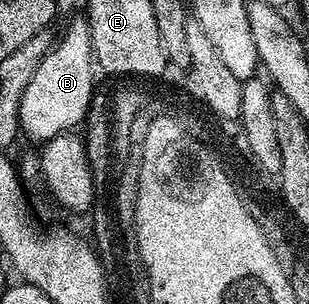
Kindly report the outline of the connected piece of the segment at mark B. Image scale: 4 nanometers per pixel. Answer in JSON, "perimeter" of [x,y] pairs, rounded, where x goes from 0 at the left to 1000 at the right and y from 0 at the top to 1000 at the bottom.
{"perimeter":[[[259,63],[214,86],[204,132],[194,128],[152,178],[152,191],[126,204],[113,257],[100,257],[100,270],[87,270],[87,296],[74,296],[58,362],[65,431],[123,467],[201,447],[207,434],[236,434],[246,408],[249,418],[272,411],[275,382],[288,372],[288,339],[307,299],[307,188],[288,69]]]}

